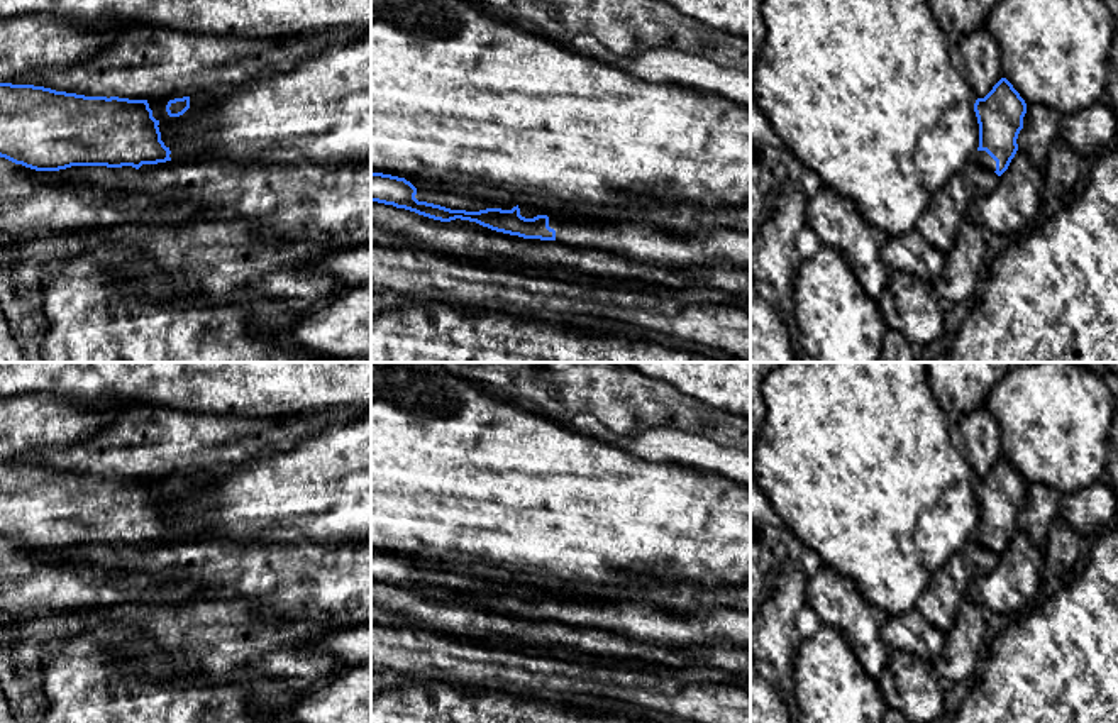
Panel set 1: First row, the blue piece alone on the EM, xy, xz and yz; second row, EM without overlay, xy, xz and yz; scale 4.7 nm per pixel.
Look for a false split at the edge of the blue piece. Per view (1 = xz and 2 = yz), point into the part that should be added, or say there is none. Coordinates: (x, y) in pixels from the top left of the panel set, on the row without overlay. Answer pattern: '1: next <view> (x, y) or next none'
1: next xz (646, 623)
2: next yz (983, 537)

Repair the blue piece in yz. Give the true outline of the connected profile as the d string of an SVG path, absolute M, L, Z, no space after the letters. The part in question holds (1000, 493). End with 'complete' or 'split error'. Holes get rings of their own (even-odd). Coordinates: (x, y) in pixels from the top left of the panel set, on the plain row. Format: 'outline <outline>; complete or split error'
outline M1001 457L974 483L979 503L976 540L1001 555L1018 530L1018 513L1027 503L1027 483L1013 464Z; split error

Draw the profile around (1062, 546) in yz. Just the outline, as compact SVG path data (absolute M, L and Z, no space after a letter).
M1059 515L1049 528L1043 550L1043 574L1047 579L1064 581L1077 560L1081 535Z

